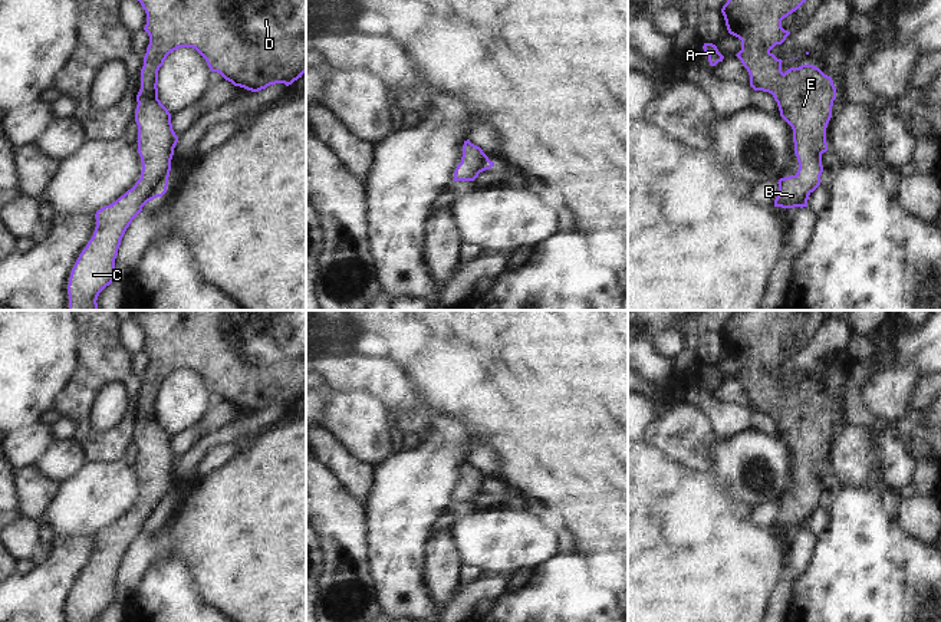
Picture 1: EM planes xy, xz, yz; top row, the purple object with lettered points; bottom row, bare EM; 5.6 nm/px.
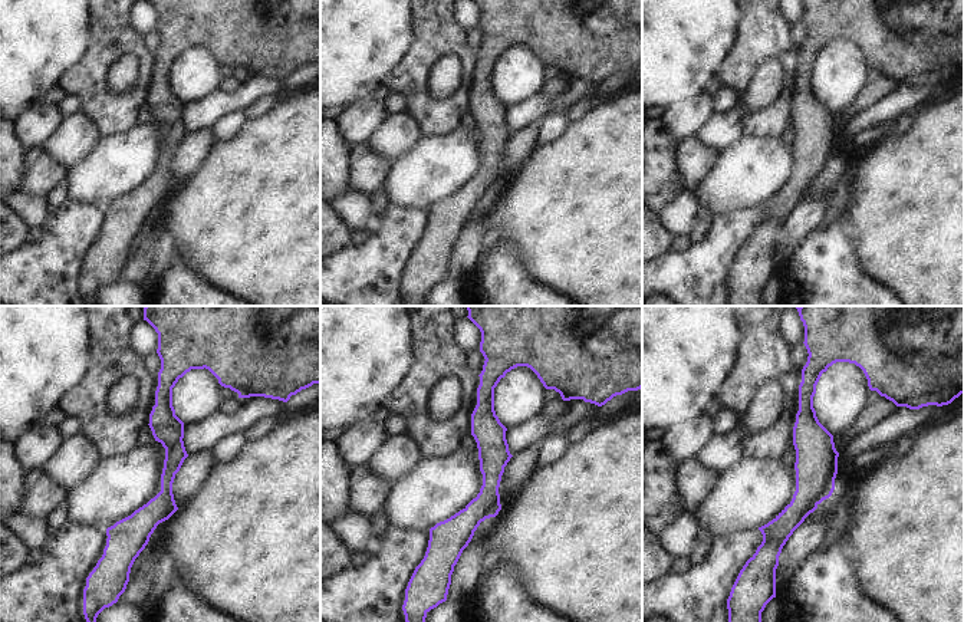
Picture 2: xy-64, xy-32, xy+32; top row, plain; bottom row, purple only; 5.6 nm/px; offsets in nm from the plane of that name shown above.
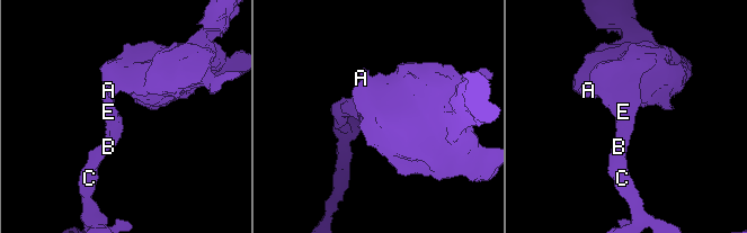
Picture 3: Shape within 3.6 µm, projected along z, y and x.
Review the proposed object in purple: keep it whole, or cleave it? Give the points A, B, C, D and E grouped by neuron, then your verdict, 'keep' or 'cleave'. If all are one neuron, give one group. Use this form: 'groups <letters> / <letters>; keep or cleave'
groups A B C D E; keep

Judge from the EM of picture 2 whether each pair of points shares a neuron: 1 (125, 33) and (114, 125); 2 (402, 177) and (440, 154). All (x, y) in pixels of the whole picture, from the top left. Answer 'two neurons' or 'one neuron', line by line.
1: one neuron
2: one neuron

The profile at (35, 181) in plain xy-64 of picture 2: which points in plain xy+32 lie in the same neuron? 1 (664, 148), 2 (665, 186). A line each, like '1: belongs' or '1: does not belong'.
1: does not belong
2: does not belong

